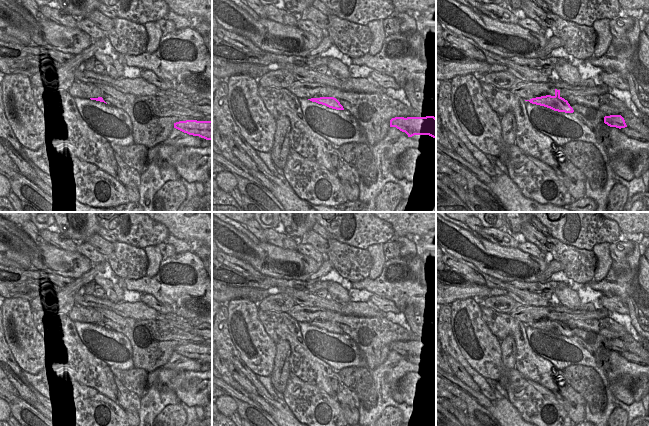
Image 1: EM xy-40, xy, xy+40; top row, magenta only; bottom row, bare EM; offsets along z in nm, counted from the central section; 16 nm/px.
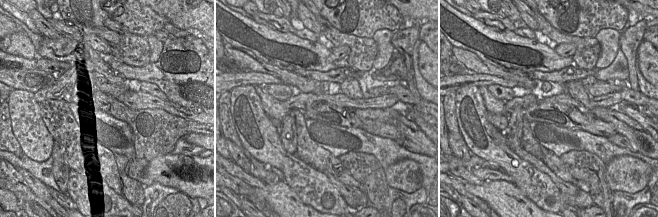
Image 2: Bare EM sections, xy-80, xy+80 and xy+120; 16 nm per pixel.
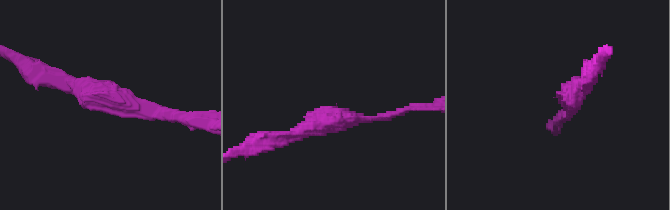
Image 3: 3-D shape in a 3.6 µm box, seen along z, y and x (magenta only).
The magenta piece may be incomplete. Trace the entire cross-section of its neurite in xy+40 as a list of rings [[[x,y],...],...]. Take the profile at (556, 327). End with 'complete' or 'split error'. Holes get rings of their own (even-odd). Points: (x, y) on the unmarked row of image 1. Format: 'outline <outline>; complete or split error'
outline [[[555,313],[555,319],[546,319],[541,321],[532,322],[529,325],[532,328],[544,330],[550,332],[554,335],[565,336],[565,337],[573,337],[574,334],[570,330],[567,324],[560,320],[560,314]]]; complete

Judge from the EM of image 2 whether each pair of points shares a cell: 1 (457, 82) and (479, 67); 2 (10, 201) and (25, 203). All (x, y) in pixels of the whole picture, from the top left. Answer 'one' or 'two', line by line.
1: two
2: two

